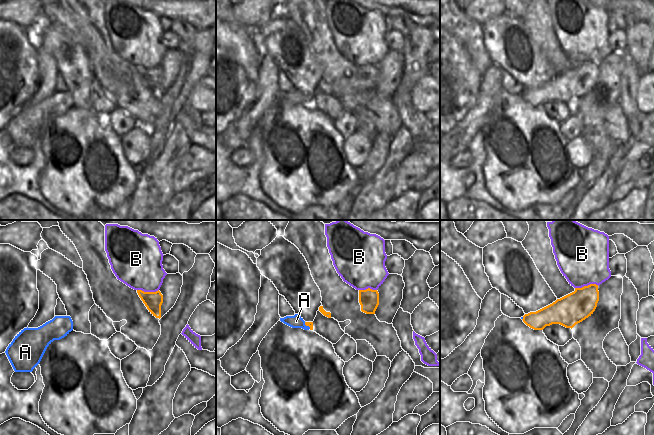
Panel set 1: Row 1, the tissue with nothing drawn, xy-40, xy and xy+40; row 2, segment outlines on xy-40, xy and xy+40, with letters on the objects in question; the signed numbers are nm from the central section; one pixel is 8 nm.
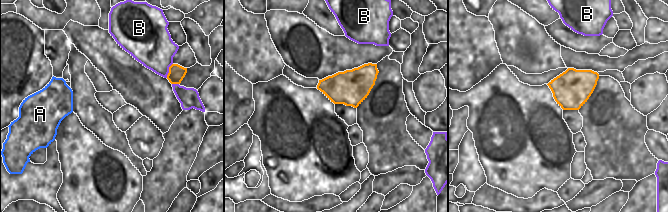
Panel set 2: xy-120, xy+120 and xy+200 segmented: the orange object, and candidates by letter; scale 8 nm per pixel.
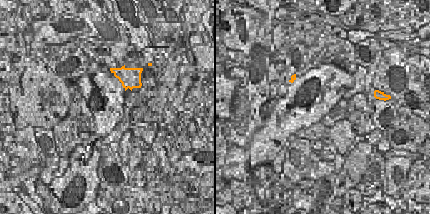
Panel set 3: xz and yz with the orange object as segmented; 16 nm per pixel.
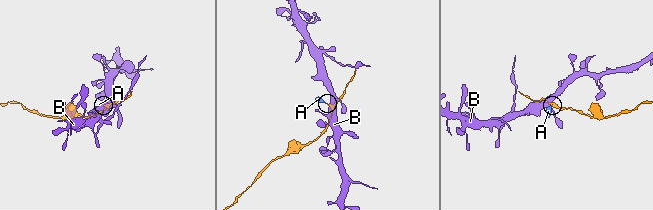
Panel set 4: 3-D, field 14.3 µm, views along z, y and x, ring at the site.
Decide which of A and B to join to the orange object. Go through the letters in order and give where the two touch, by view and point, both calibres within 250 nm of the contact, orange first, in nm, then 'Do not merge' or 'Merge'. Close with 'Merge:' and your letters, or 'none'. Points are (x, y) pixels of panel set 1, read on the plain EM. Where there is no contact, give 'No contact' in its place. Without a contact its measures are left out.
A: Touches orange at xy (307, 101). Thickness 50 nm (orange) against 100 nm. Merge
B: Touches orange at xy+40 (586, 62). Thickness 240 nm (orange) against 420 nm. Do not merge
Merge: A.

